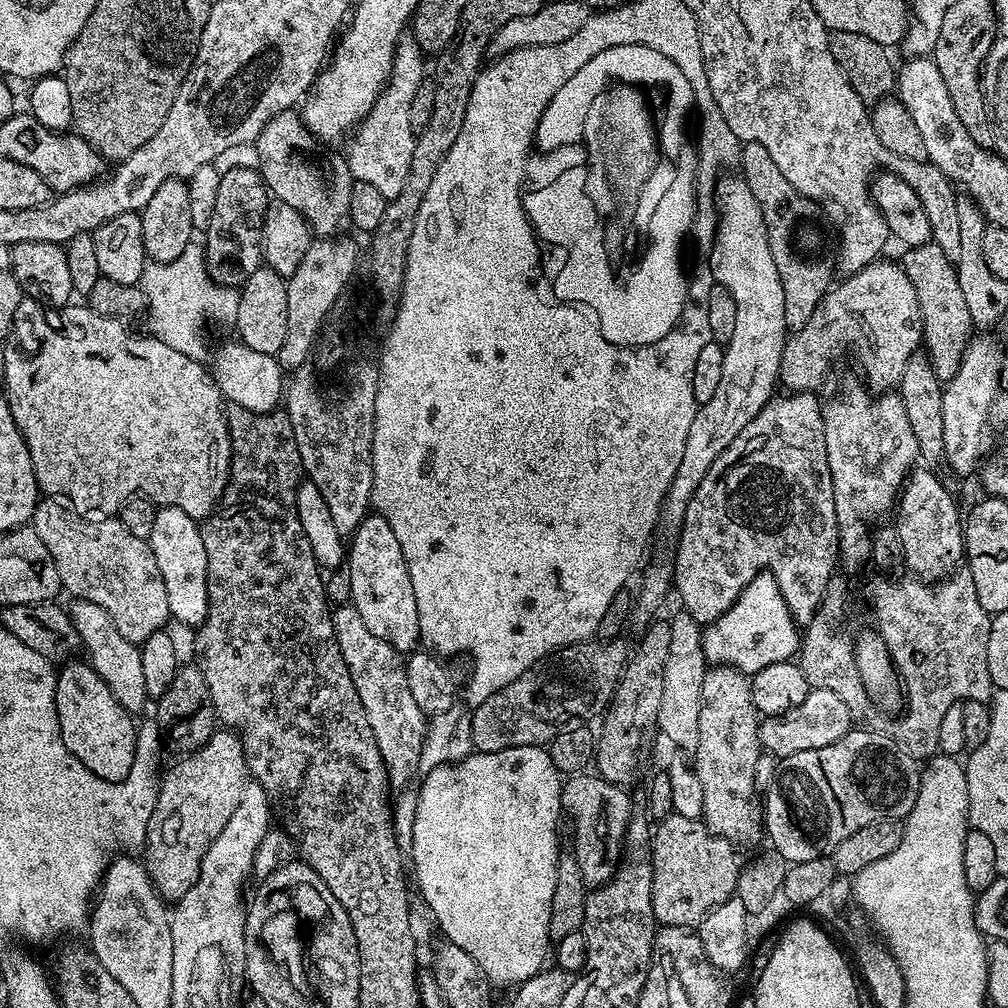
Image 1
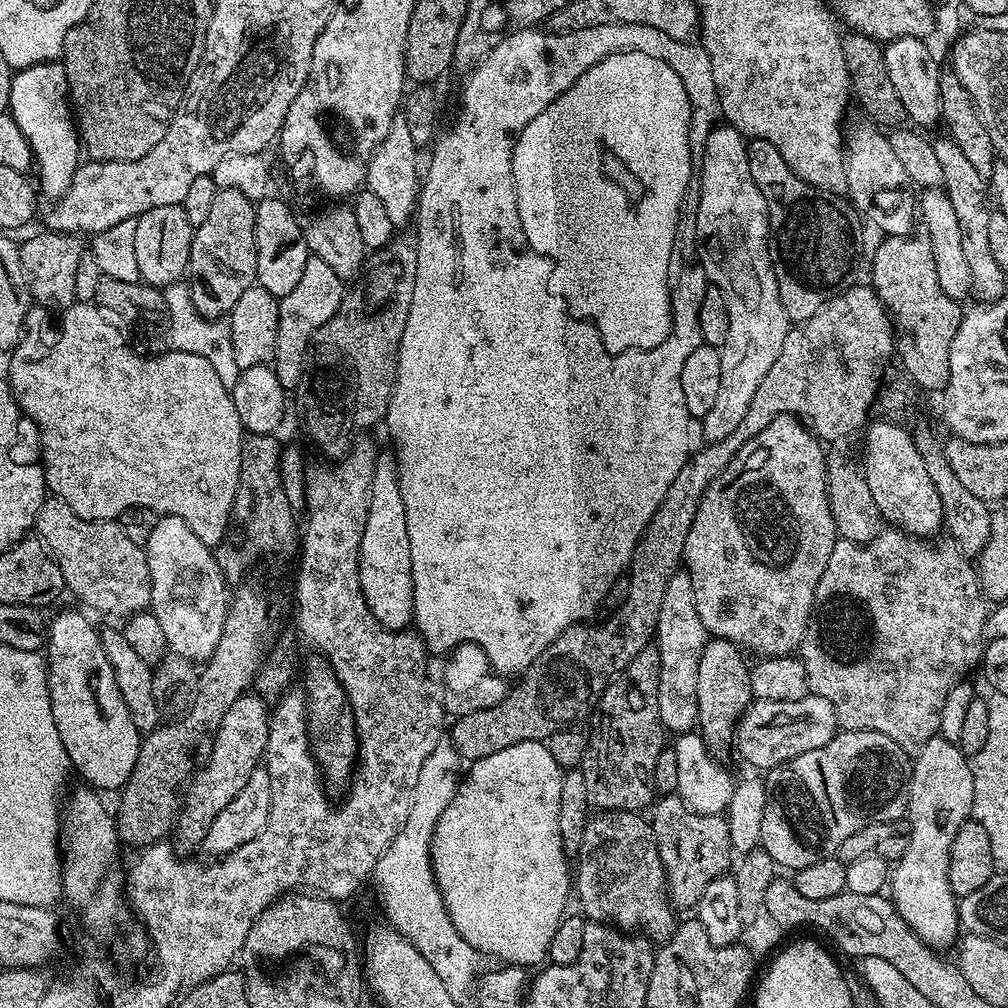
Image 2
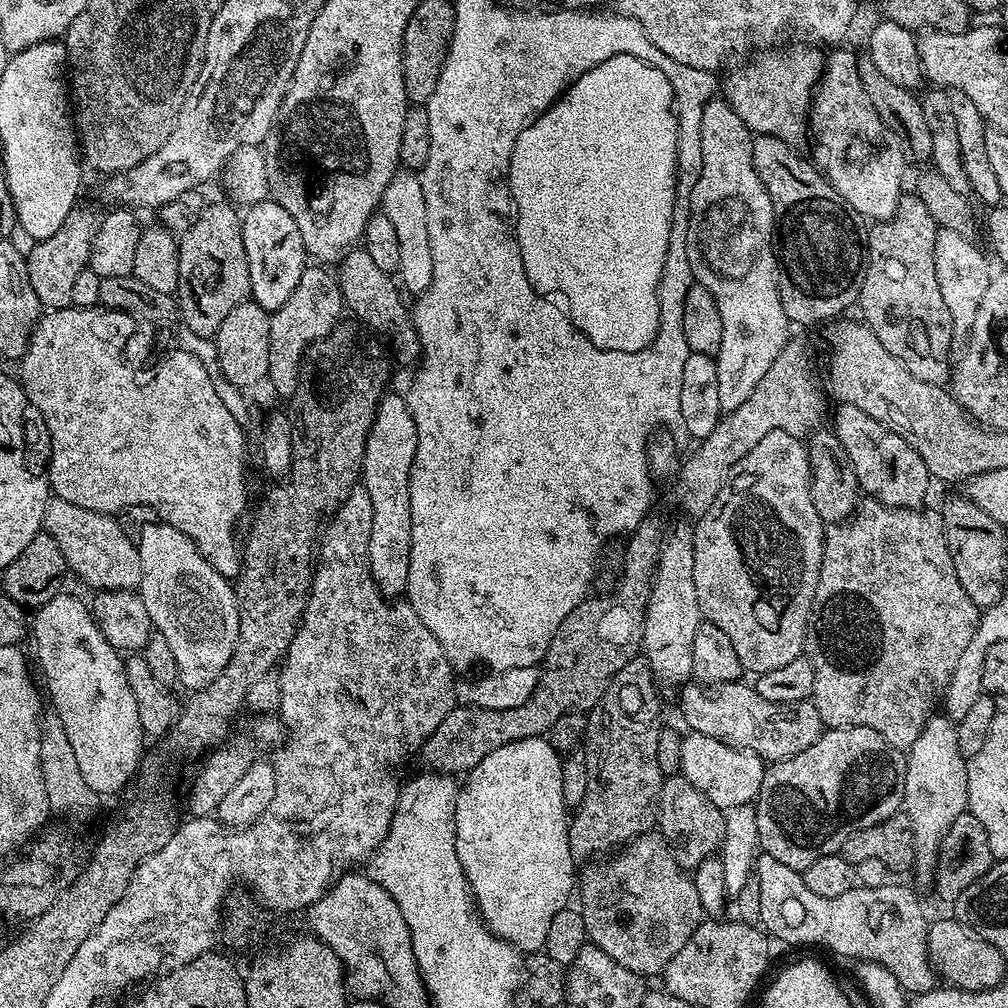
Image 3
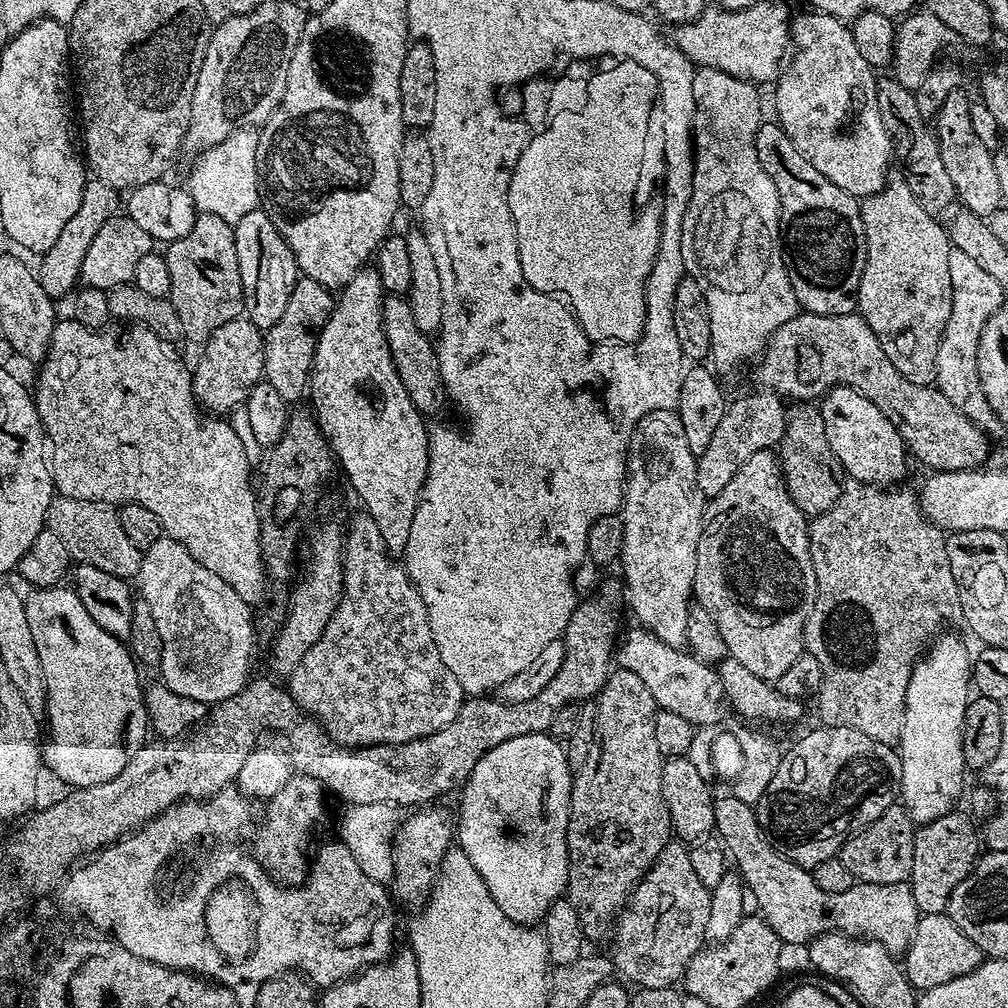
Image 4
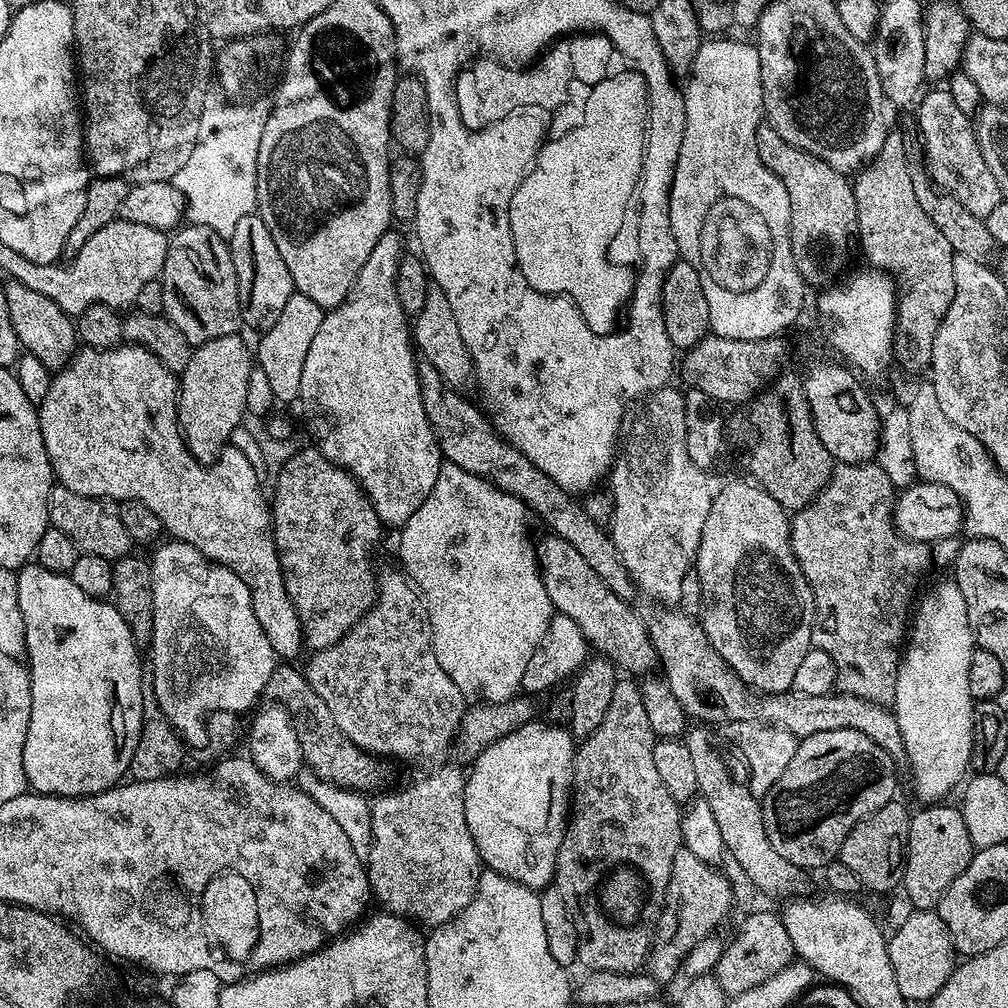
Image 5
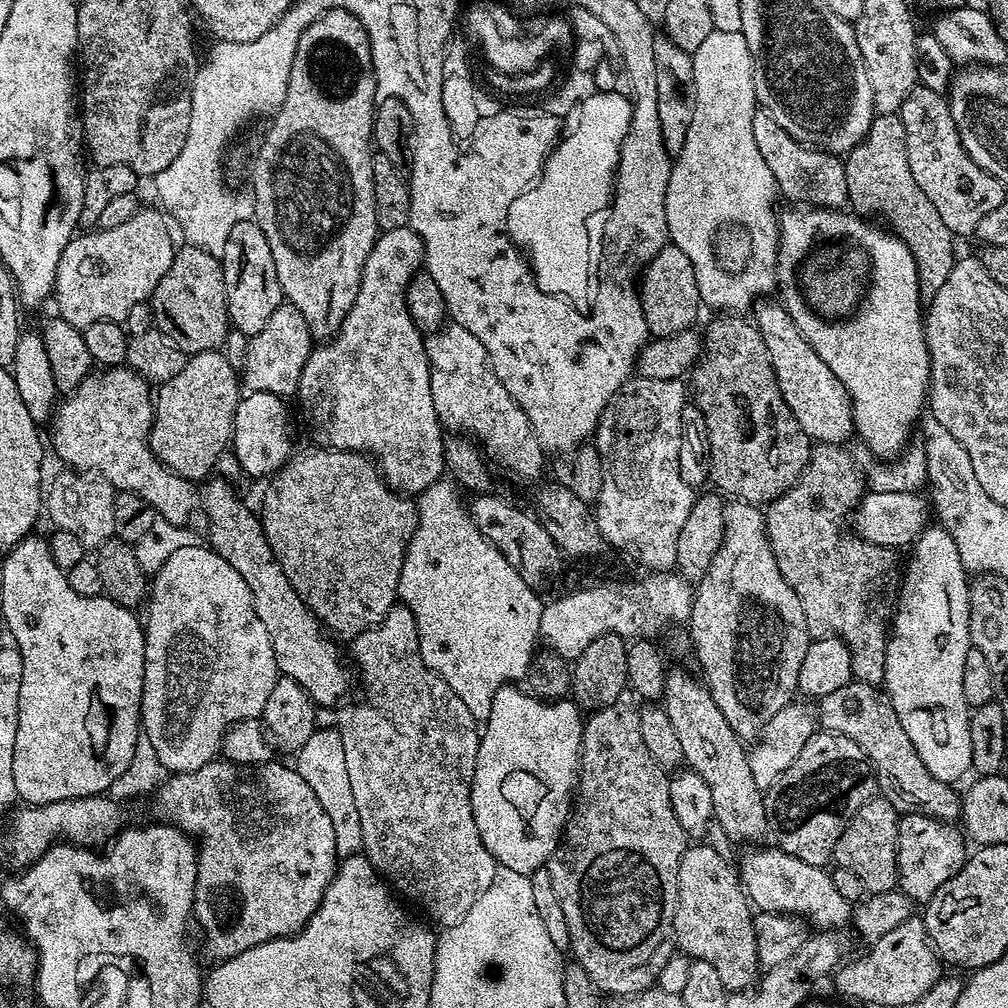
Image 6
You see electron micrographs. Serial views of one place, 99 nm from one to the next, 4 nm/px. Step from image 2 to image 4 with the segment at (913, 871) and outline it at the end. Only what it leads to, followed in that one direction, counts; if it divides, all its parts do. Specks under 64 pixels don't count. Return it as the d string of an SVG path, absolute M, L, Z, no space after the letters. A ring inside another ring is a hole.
M940 634L931 641L930 650L917 660L912 667L910 686L906 688L906 706L898 751L902 762L902 782L899 799L910 814L912 823L919 826L929 824L934 818L953 811L964 792L964 755L962 754L962 734L966 706L970 699L973 657L968 656L968 648L956 636Z

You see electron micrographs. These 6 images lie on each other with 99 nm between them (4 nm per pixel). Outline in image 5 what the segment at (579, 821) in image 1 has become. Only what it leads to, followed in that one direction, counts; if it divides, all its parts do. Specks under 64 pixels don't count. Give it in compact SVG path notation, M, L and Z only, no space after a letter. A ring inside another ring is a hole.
M684 847L674 854L674 864L670 866L670 882L664 892L664 908L660 911L659 923L664 923L664 929L659 929L658 939L648 957L647 975L656 979L657 985L664 986L667 980L672 980L682 968L682 961L698 942L717 931L716 927L728 916L728 911L734 908L731 886L724 872L719 867L702 862L698 854L690 854Z

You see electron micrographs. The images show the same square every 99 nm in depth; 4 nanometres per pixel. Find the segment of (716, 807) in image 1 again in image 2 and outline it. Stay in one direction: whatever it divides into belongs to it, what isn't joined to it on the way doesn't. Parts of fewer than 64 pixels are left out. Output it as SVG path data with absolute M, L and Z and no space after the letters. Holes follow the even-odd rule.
M719 638L709 639L707 646L702 650L702 662L698 662L698 732L707 748L711 750L724 748L727 744L729 747L736 724L744 717L744 712L754 699L748 673L750 664L749 661L744 661L743 655L745 656L745 653L737 645Z

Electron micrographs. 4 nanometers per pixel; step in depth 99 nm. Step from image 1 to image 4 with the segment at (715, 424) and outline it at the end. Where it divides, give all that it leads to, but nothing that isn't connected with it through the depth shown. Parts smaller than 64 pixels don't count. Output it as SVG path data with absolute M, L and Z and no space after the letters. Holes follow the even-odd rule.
M697 67L694 74L694 106L696 107L696 115L692 118L694 163L692 165L692 193L682 218L682 258L685 273L693 276L698 286L702 286L702 294L706 294L706 306L710 306L710 338L712 339L710 360L717 369L736 368L739 364L746 363L747 360L755 361L763 353L769 338L776 333L778 326L790 322L790 318L794 318L798 311L794 286L790 286L785 253L778 247L777 237L776 240L772 237L772 232L781 231L780 199L774 182L770 182L770 174L766 174L766 170L762 170L762 162L758 162L756 131L760 129L762 117L760 117L760 96L756 90L758 88L755 83L731 76L717 68Z

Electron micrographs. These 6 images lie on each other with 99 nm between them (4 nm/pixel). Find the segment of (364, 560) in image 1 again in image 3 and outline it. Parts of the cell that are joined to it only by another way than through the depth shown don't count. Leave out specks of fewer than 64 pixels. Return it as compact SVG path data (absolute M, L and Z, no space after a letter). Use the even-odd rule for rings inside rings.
M403 395L381 396L376 405L376 420L372 424L362 469L362 487L370 494L374 506L374 526L370 526L370 570L380 593L389 598L405 595L410 574L410 470L418 450L418 434L414 418Z

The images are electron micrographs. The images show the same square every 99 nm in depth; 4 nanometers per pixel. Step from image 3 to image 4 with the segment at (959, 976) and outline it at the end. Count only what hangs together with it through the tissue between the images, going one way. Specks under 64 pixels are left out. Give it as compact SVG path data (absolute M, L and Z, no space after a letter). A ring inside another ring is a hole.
M939 912L921 915L908 951L903 953L902 967L913 989L927 990L942 986L942 982L950 982L962 974L970 974L985 959L984 951L974 946L974 942L970 942L970 938L966 938L962 930L958 930L958 926L949 916Z

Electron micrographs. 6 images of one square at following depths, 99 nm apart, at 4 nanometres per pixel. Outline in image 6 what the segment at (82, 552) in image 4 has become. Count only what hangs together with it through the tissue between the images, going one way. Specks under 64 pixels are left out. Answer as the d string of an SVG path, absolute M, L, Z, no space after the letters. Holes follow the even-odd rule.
M60 470L46 488L46 516L56 523L62 532L74 534L78 542L86 546L105 544L116 535L114 530L114 498L117 489L110 482L92 474L81 474L75 470Z

